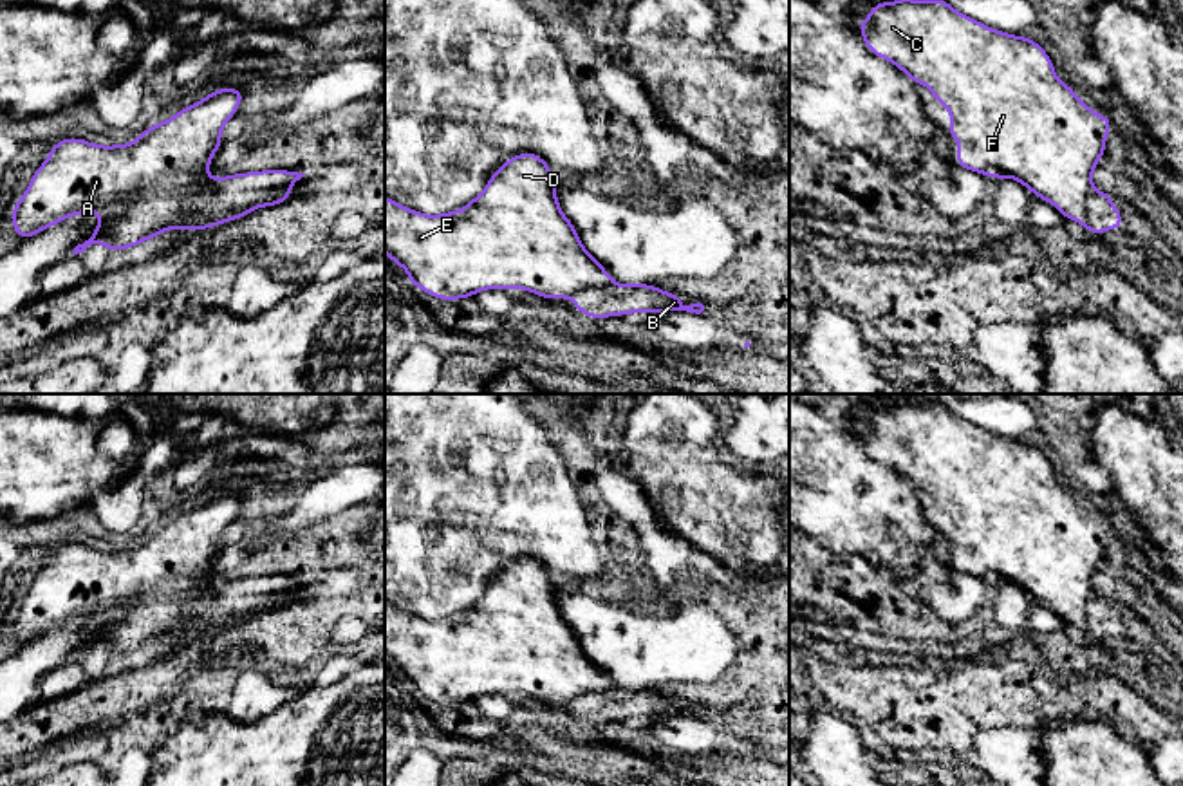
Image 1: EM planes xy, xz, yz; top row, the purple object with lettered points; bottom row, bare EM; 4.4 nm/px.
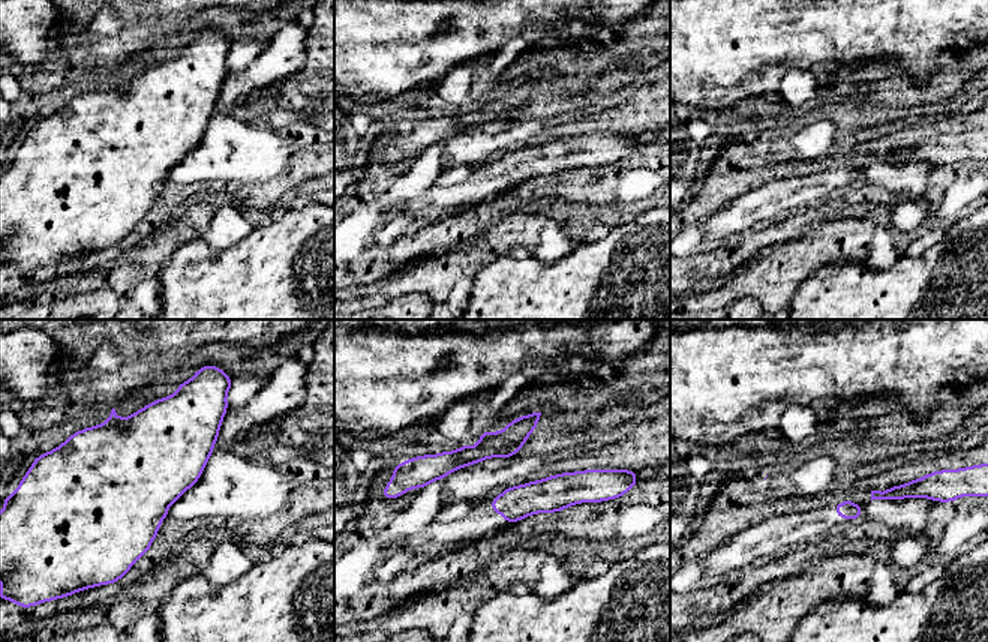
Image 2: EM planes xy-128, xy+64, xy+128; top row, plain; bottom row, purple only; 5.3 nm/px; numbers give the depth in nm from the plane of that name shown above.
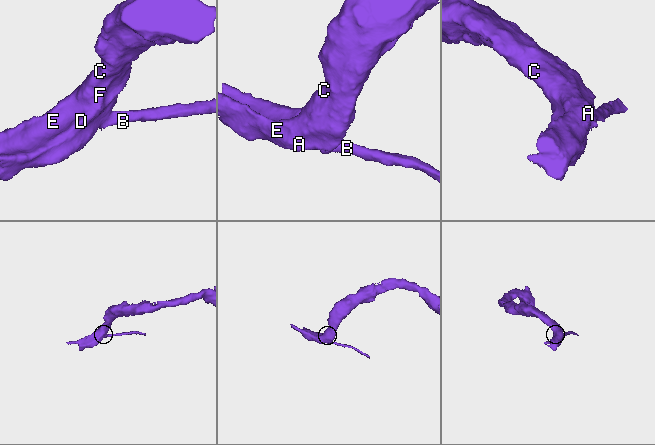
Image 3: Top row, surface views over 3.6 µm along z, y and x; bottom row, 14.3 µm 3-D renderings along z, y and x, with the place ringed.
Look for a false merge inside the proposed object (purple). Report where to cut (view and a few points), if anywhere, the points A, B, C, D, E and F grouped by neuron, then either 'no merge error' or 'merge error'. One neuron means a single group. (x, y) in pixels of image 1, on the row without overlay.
cut in xy along (217, 582), (186, 604), (179, 631); A C D E F / B; merge error

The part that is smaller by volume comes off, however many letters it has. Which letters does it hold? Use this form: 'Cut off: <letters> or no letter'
Cut off: B

